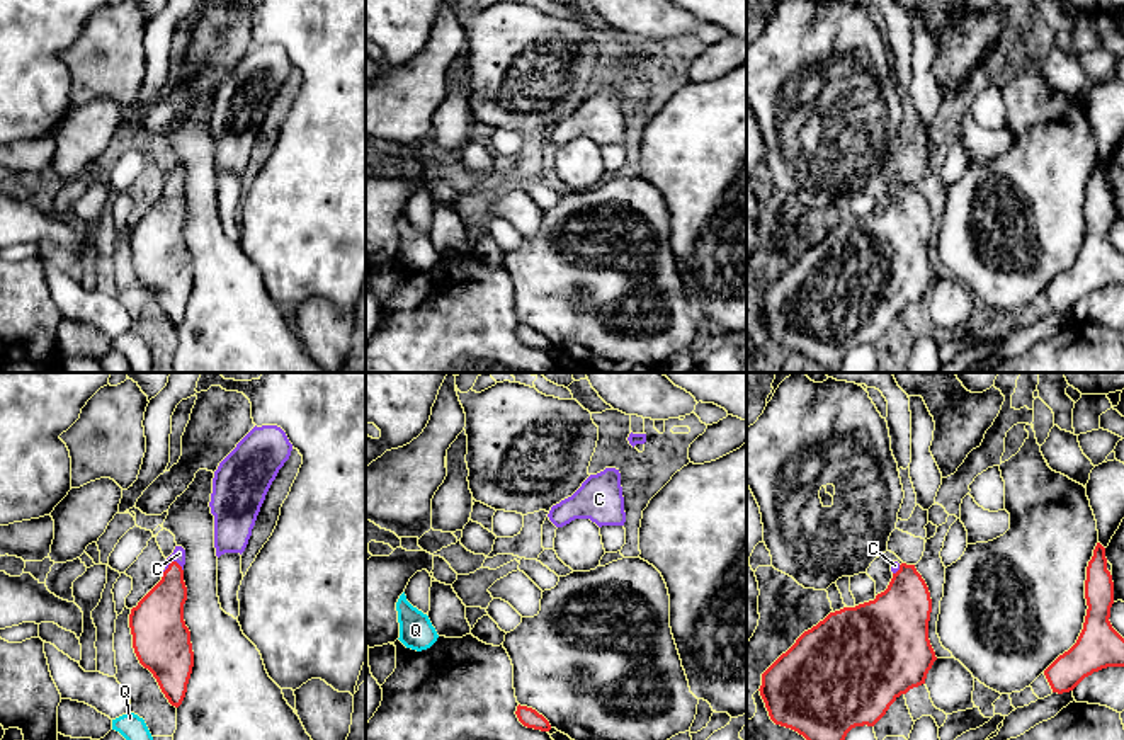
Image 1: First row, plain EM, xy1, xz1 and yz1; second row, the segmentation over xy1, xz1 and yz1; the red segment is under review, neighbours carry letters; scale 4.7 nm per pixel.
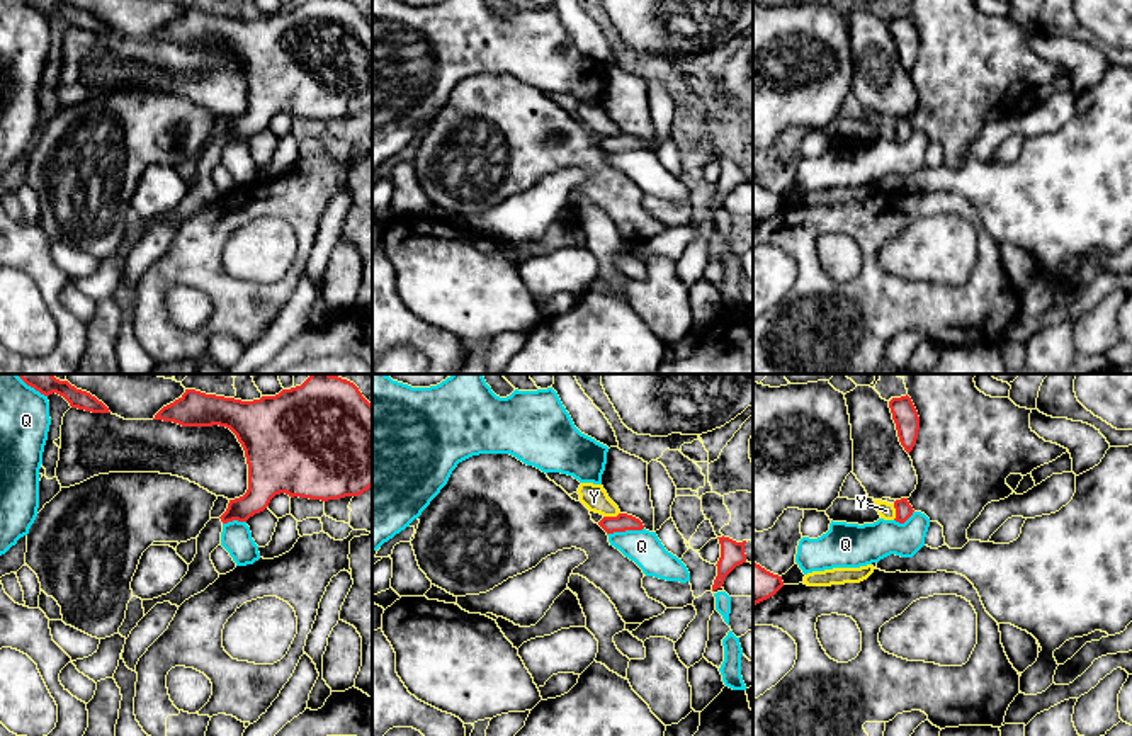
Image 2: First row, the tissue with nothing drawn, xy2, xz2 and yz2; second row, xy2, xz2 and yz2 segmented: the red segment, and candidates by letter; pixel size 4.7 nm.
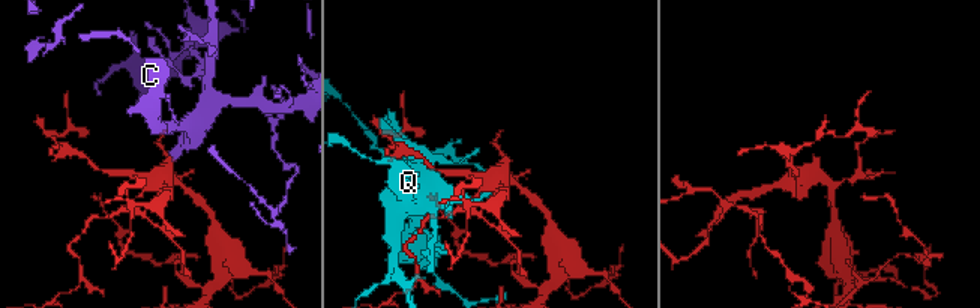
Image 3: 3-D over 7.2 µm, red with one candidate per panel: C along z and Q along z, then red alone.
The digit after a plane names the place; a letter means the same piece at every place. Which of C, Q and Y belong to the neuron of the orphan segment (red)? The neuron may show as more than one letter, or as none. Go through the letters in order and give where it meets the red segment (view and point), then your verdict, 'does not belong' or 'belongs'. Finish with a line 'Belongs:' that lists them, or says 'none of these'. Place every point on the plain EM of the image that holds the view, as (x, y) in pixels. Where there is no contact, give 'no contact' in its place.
C: meets red in xy1 at (172, 181); belongs
Q: meets red in xz2 at (624, 150); does not belong
Y: meets red in xz2 at (611, 136); does not belong
Belongs: C

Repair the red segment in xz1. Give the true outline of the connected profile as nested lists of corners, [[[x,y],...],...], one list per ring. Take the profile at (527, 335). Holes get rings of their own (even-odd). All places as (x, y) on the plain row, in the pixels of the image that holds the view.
[[[519,323],[515,333],[517,333],[519,340],[527,347],[534,347],[534,349],[541,349],[541,350],[551,349],[549,340],[532,327]]]

